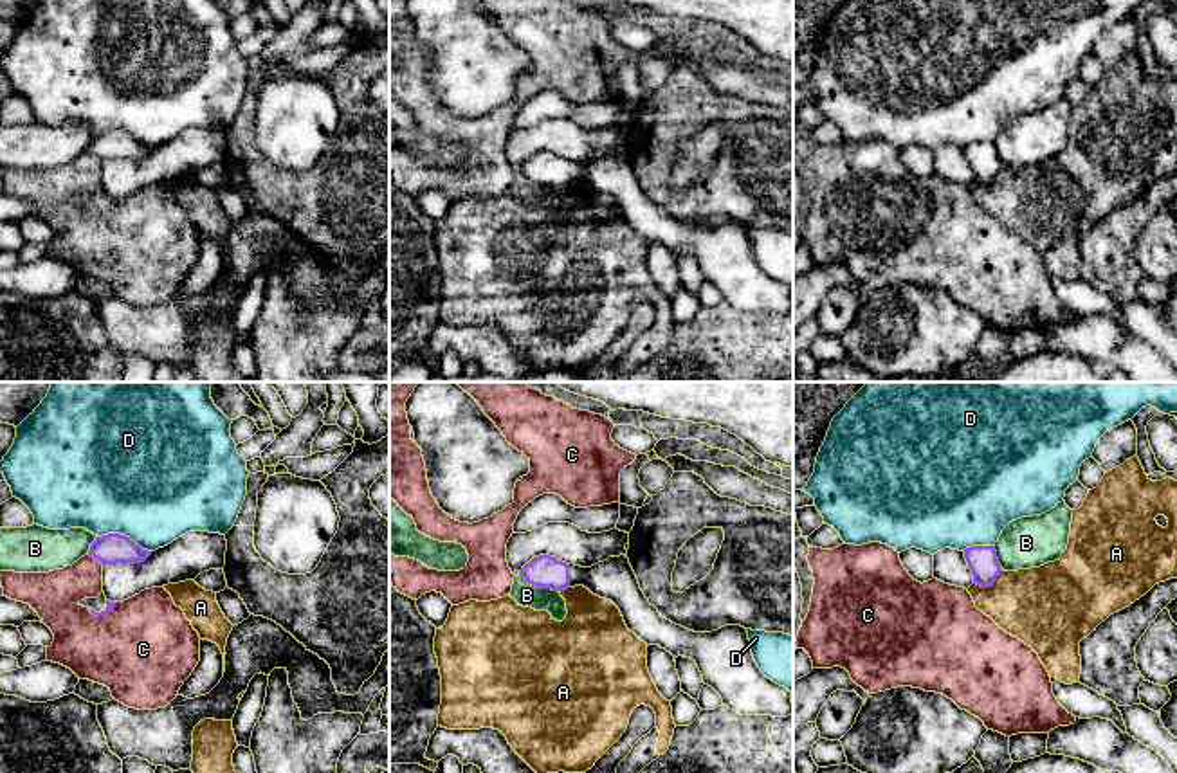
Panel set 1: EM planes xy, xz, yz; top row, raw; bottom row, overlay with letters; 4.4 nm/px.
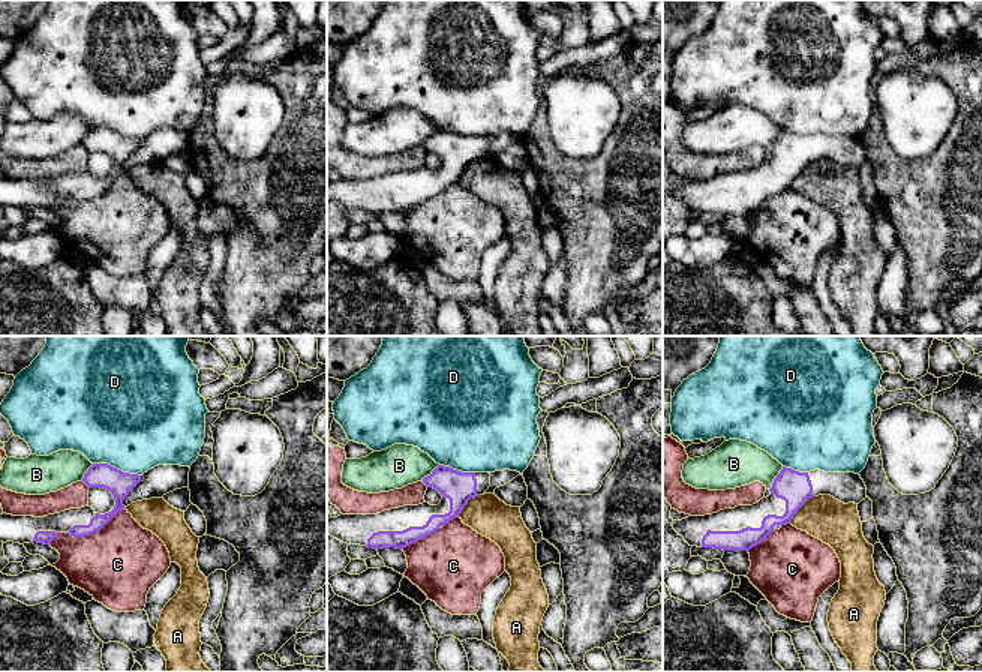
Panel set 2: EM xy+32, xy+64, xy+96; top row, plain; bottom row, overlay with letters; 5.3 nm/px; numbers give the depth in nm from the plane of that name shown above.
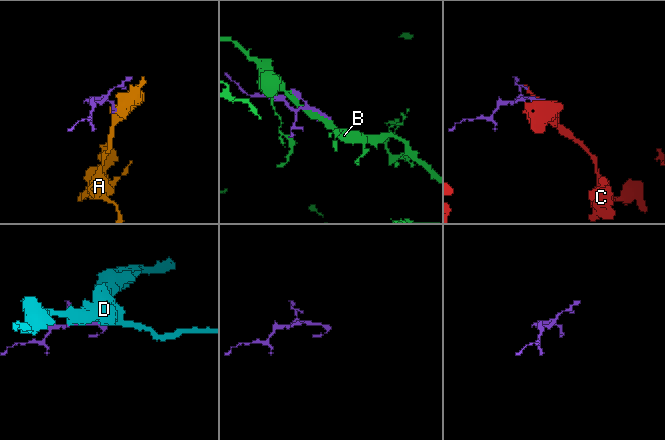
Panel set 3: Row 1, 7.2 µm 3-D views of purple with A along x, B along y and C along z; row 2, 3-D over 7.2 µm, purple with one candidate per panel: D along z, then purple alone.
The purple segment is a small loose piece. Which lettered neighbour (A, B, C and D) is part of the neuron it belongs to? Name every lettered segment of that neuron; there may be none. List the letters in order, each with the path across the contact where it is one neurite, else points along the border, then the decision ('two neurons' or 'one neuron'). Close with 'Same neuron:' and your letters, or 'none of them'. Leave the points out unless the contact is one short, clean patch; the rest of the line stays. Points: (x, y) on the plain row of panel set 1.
A: two neurons
B: two neurons
C: two neurons
D: two neurons
Same neuron: none of them

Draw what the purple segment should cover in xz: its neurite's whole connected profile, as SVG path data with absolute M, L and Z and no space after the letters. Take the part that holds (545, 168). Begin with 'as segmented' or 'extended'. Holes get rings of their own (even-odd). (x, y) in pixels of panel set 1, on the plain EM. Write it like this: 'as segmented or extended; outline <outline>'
extended; outline M539 151L523 162L519 173L552 187L584 182L593 191L611 196L627 225L642 238L660 241L674 254L694 256L703 279L712 283L730 306L771 314L793 310L791 288L761 268L744 223L725 222L712 229L694 229L672 220L649 200L625 151L609 153L591 164Z

